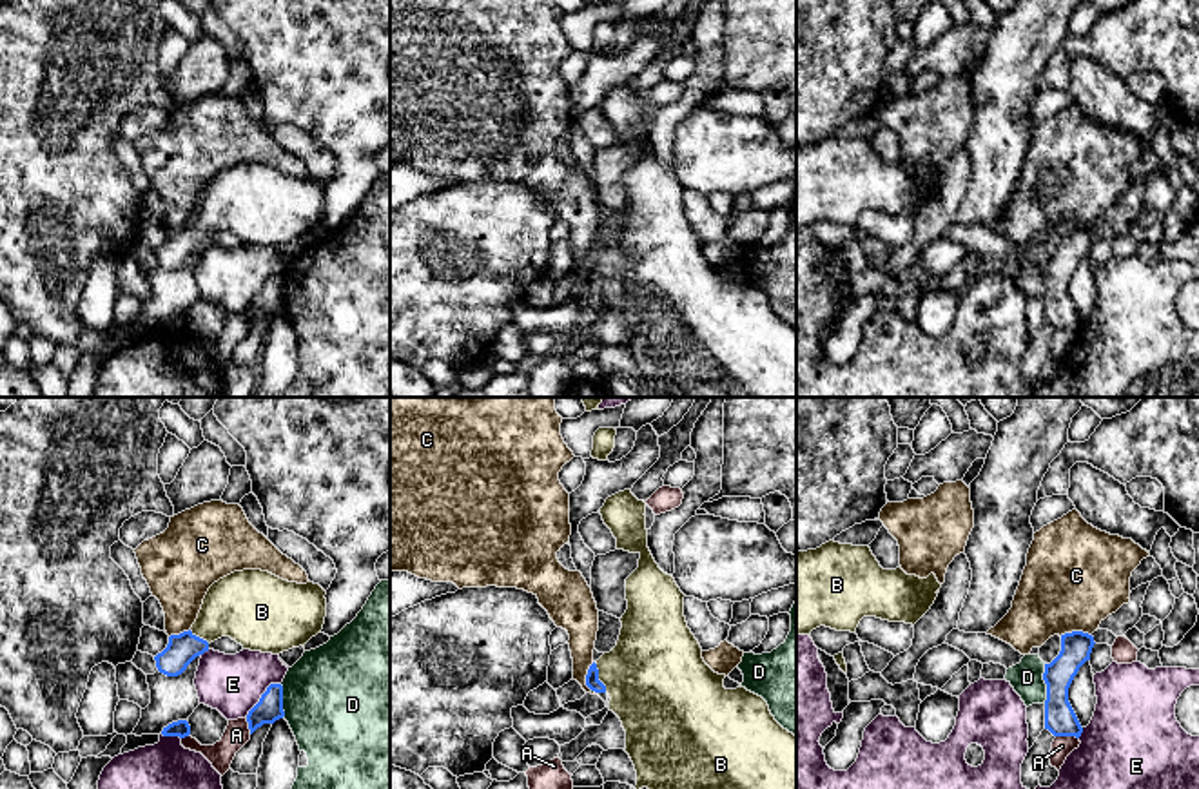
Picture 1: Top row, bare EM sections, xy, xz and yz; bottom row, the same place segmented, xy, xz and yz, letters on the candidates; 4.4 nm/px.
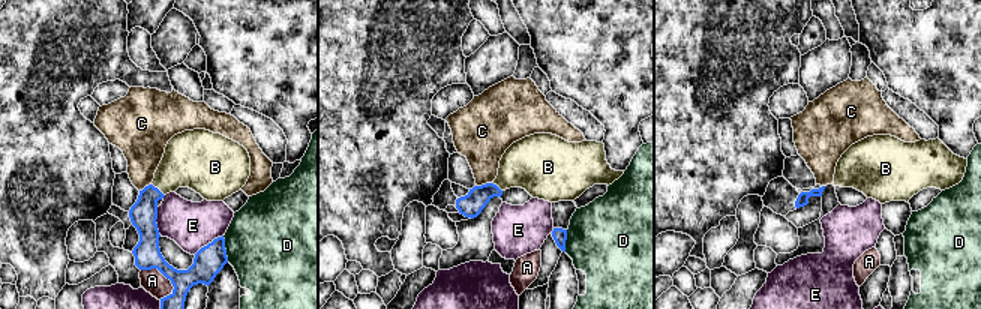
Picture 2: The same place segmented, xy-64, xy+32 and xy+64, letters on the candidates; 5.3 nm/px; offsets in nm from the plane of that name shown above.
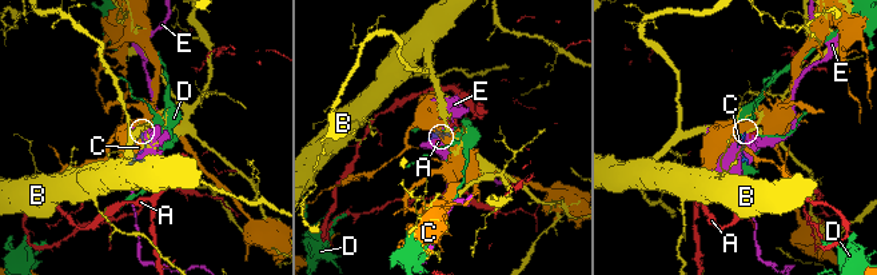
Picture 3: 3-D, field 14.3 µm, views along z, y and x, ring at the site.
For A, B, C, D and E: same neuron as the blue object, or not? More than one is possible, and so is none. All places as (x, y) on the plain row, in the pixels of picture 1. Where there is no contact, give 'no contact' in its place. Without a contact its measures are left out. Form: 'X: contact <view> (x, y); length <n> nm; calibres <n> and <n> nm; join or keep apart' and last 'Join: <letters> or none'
A: contact yz (1067, 329); length 110 nm; calibres 140 and 90 nm; keep apart
B: contact xz (597, 271); length 150 nm; calibres 60 and 440 nm; join
C: contact xz (586, 272); length 150 nm; calibres 60 and 150 nm; keep apart
D: contact yz (1045, 276); length 180 nm; calibres 140 and 140 nm; keep apart
E: contact xy (262, 289); length 220 nm; calibres 120 and 260 nm; keep apart
Join: B

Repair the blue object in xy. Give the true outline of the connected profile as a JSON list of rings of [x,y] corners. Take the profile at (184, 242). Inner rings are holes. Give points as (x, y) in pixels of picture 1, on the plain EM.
[[[261,163],[234,165],[209,181],[192,221],[169,230],[167,241],[154,250],[156,261],[178,270],[221,230],[272,248],[305,241],[323,223],[325,189],[314,176],[288,176]]]

